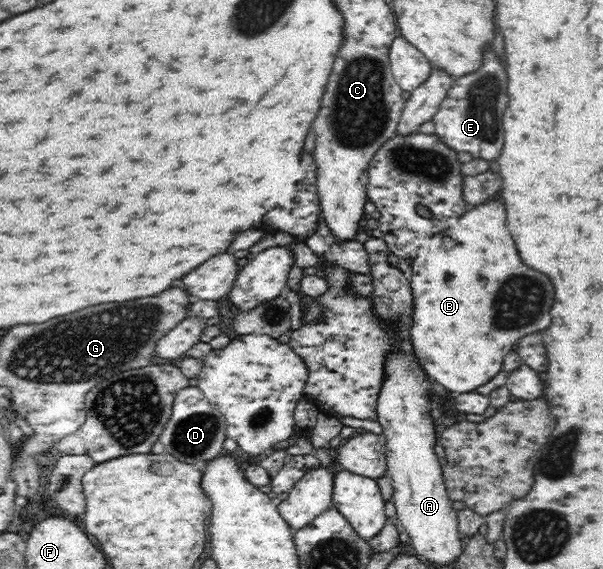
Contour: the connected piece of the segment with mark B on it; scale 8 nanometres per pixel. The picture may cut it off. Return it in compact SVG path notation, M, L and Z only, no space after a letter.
M489 200L486 203L472 206L457 220L447 220L447 225L448 230L445 230L445 237L453 238L455 246L451 250L447 250L447 252L427 252L421 246L417 258L413 260L413 274L411 274L411 279L409 279L411 293L413 293L413 312L411 313L413 318L411 318L410 324L409 346L415 355L417 364L421 364L420 368L422 371L437 380L453 396L455 394L477 391L480 386L489 382L502 371L505 354L513 350L513 344L517 344L519 338L523 338L525 334L531 334L531 332L545 330L551 324L551 316L547 316L547 314L549 314L549 310L553 306L553 284L549 284L547 276L541 276L541 274L529 270L521 262L521 258L517 254L517 248L513 244L513 238L509 234L509 228L507 228L503 204Z

